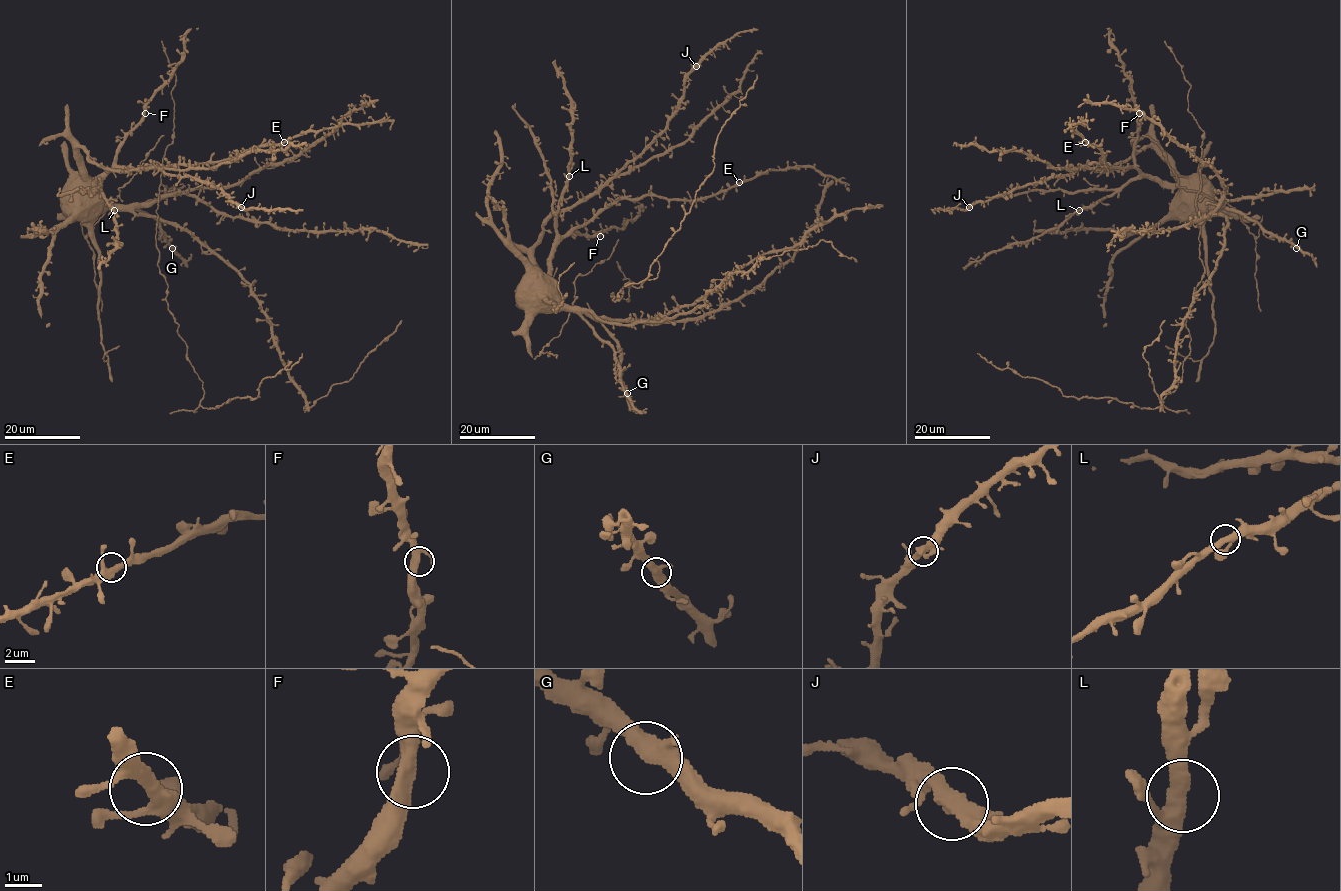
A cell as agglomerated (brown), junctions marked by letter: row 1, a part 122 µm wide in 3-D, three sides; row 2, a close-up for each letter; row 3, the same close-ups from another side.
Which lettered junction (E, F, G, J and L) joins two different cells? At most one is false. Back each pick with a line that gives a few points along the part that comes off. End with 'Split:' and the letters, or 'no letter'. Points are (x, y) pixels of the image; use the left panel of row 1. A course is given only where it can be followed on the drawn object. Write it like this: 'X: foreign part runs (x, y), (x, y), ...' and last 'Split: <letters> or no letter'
Split: no letter

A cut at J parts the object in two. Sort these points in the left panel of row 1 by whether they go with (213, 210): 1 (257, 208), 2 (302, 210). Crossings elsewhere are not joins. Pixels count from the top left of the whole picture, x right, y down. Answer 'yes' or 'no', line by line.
1: no
2: no

